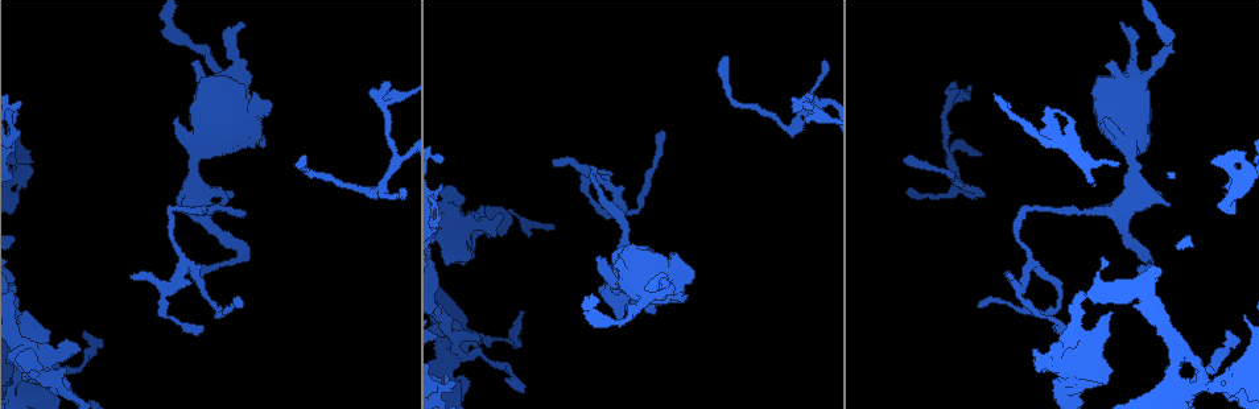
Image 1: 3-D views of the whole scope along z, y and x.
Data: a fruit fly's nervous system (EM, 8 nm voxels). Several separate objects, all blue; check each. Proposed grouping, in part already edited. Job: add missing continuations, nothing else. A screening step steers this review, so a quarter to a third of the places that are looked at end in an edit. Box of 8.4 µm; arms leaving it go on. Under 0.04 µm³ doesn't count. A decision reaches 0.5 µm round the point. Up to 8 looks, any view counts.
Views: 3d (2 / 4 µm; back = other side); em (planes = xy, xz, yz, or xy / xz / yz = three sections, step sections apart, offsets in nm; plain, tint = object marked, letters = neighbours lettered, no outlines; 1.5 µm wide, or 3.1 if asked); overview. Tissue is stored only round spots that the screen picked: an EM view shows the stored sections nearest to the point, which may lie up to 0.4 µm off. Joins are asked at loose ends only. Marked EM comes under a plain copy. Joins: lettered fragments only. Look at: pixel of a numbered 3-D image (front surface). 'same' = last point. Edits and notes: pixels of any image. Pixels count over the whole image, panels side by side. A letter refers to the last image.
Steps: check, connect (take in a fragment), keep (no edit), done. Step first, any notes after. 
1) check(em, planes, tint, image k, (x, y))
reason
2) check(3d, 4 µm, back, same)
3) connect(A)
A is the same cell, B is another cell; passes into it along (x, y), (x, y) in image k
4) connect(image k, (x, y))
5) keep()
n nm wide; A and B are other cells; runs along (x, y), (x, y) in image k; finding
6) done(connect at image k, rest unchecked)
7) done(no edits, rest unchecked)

check(em, planes, letters, image 1, (79, 349))
free end

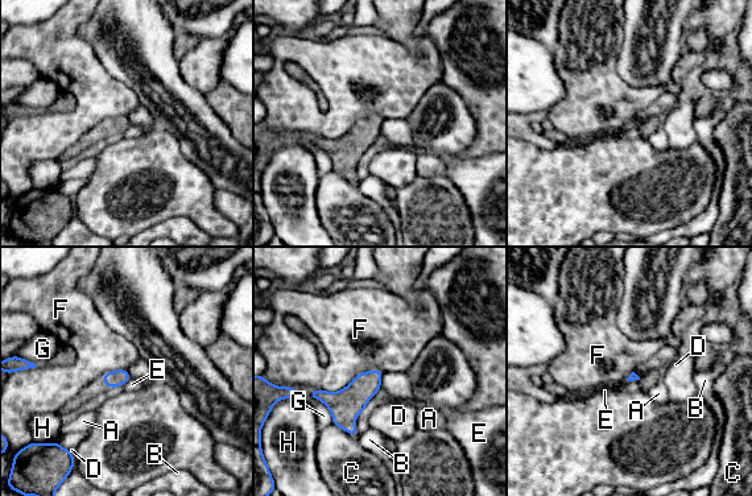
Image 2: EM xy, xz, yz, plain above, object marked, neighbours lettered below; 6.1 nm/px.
keep()
F touches over 380 nm; A, B, C, D, E, F, G and H are other cells; border along (372, 368), (338, 391), (315, 389) in image 2; none of them fits

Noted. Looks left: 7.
check(3d, 2 µm, image 1, (598, 261))
an open end

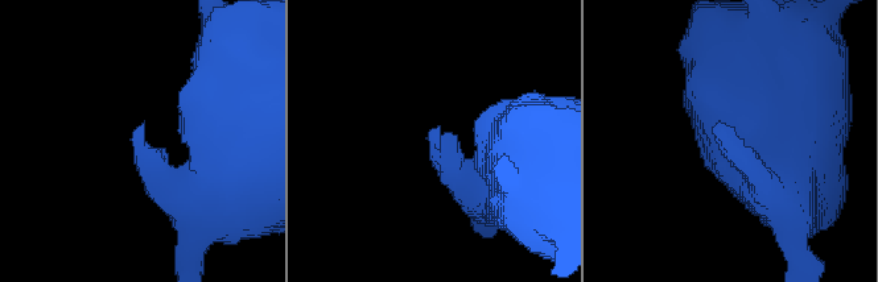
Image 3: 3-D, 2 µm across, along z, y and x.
check(em, planes, letters, image 3, (438, 136))
now the EM

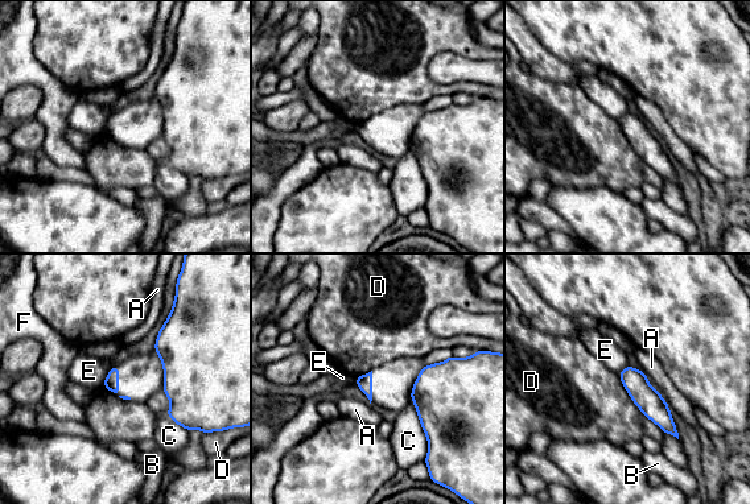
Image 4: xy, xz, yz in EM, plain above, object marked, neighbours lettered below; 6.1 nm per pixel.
keep()
D touches over 440 nm; A, B, C, D, E and F are other cells; runs along (629, 370), (638, 388), (674, 432) in image 4; none of them fits

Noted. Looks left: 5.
check(3d, 4 µm, image 1, (958, 92))
thin end

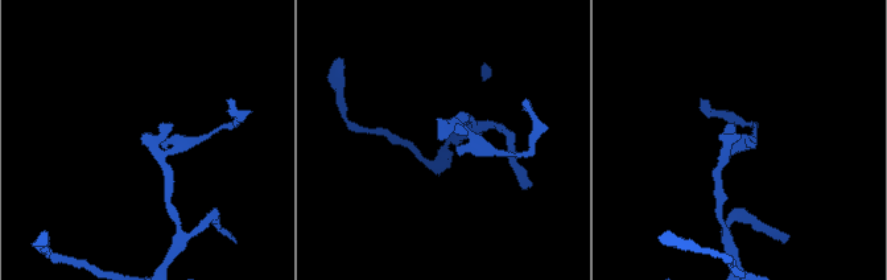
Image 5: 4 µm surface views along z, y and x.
check(em, yz, step 8, letters, image 5, (738, 134))

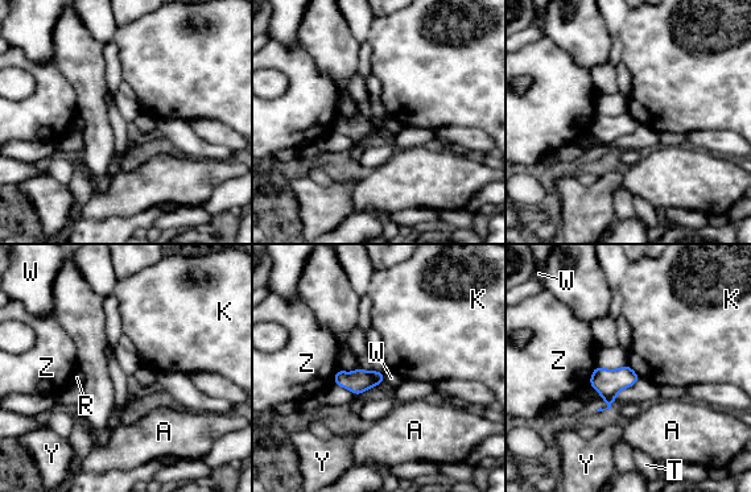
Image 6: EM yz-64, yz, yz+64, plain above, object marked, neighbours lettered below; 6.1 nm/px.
keep()
140 nm wide; A, K, R, T, W, Y and Z are other cells; border along (627, 364), (639, 377) in image 6; none of them fits

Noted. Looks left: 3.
done(no edits, rest unchecked)

